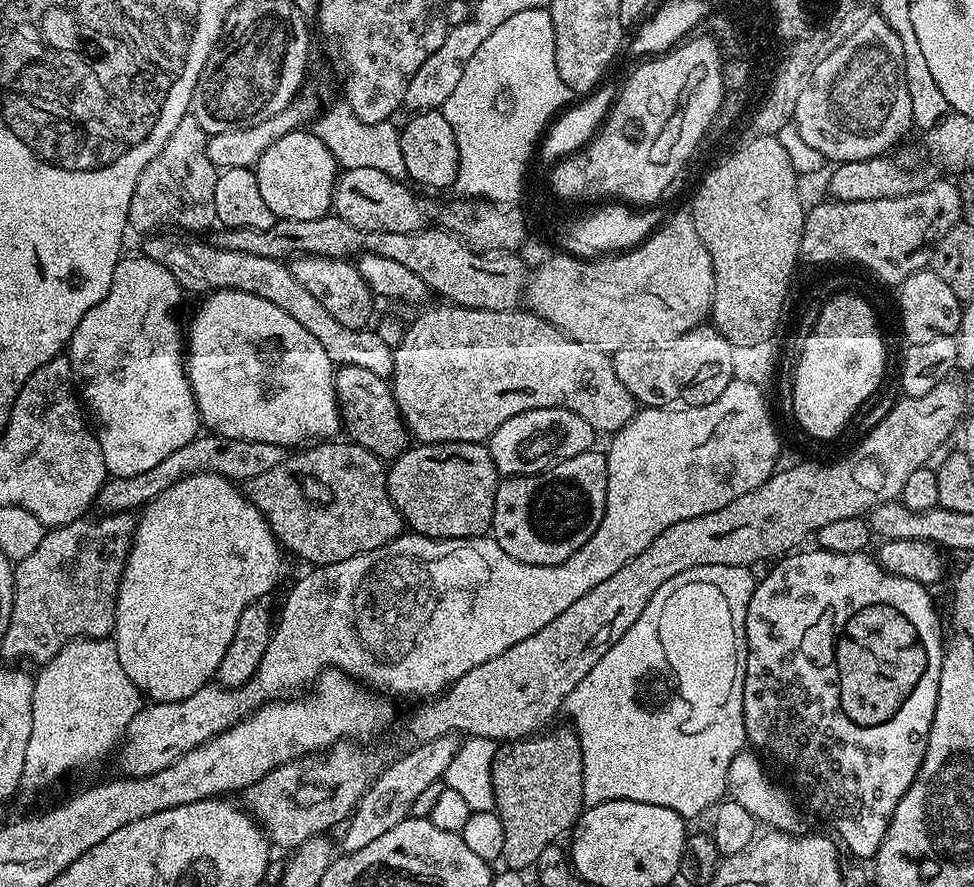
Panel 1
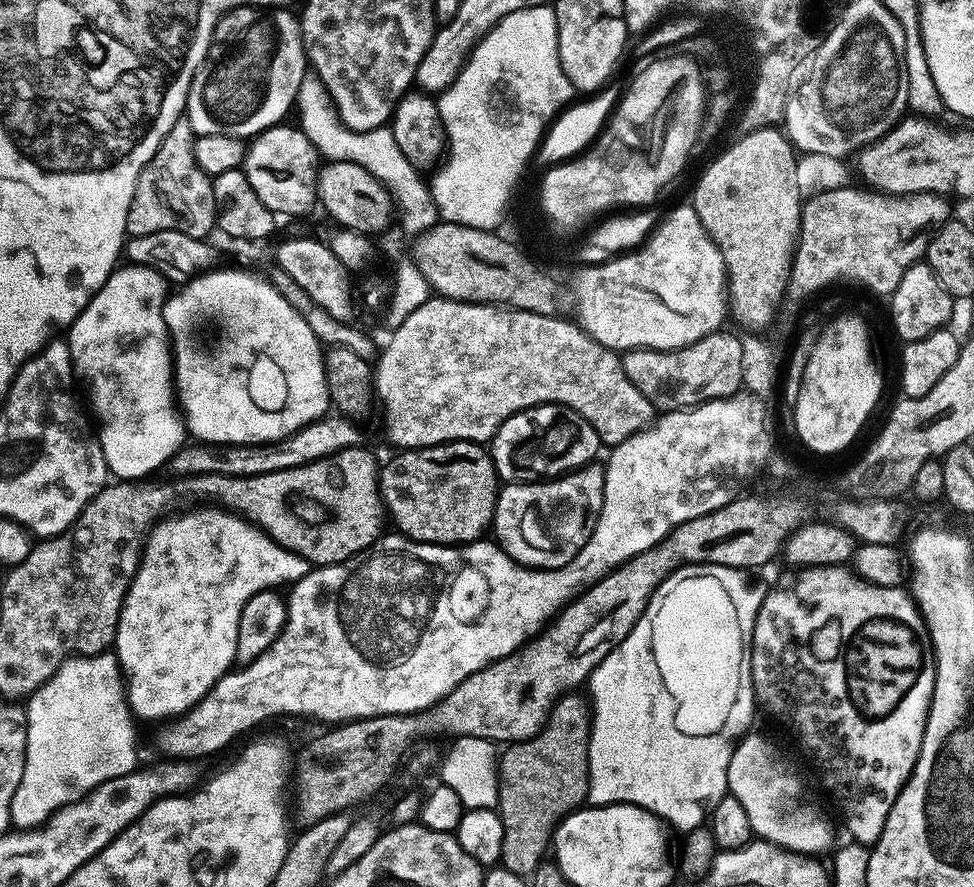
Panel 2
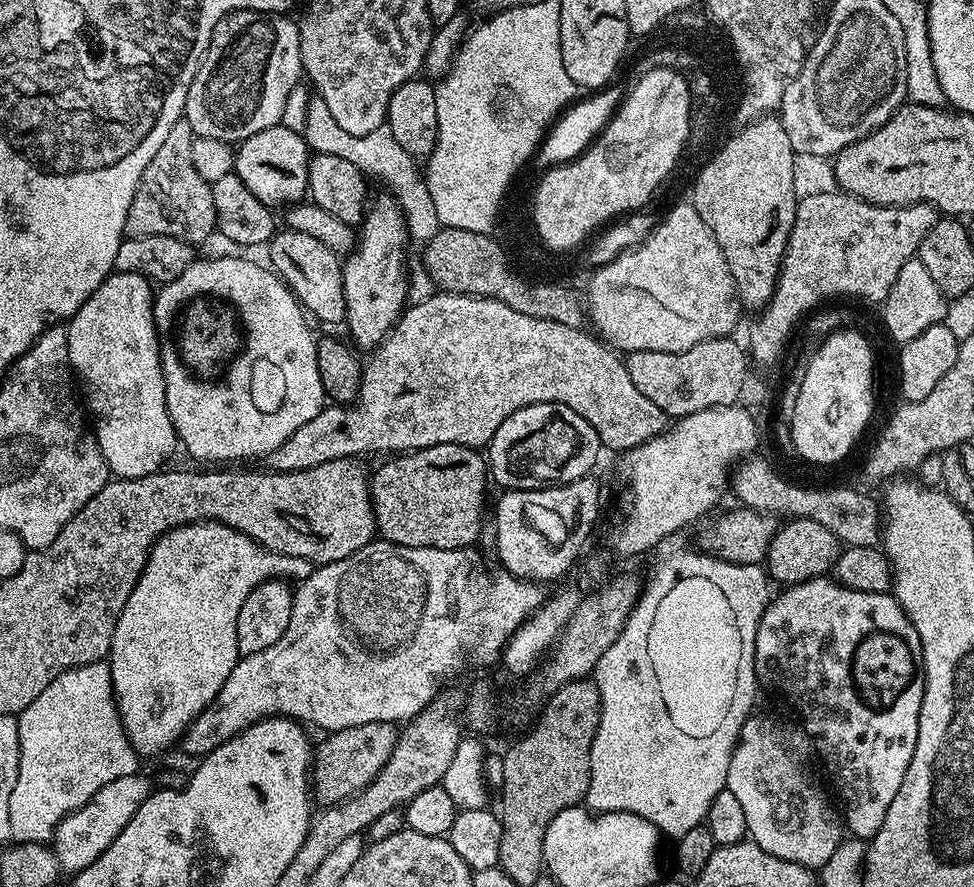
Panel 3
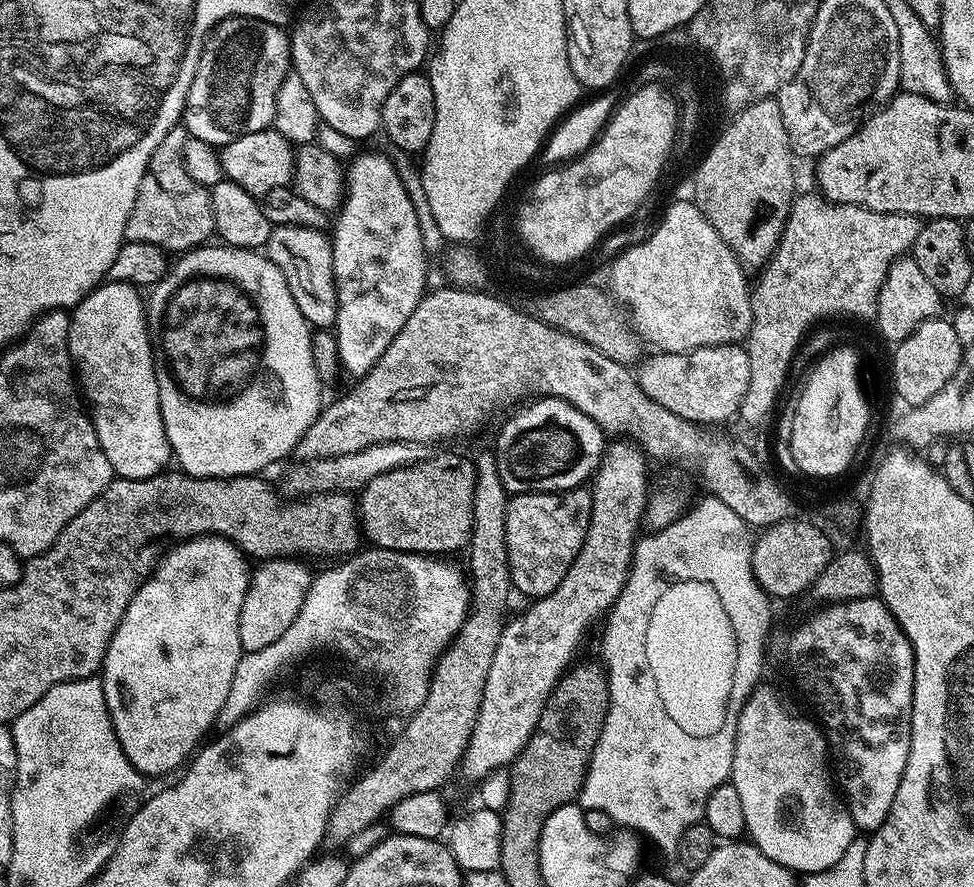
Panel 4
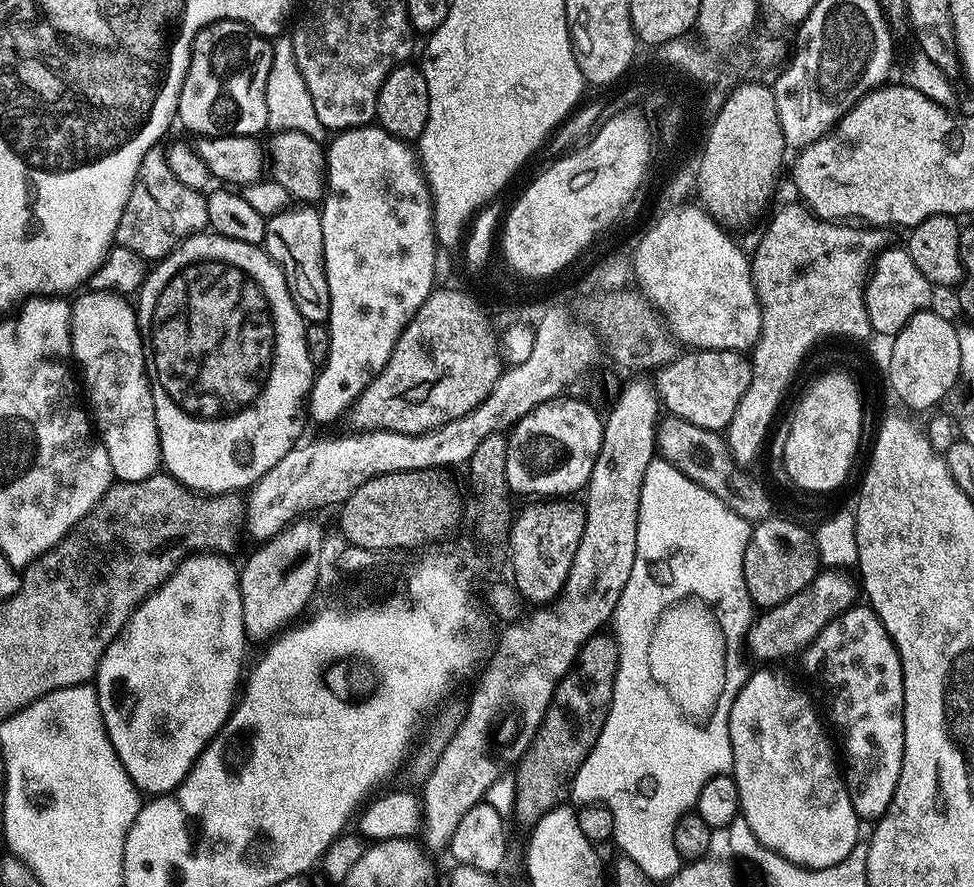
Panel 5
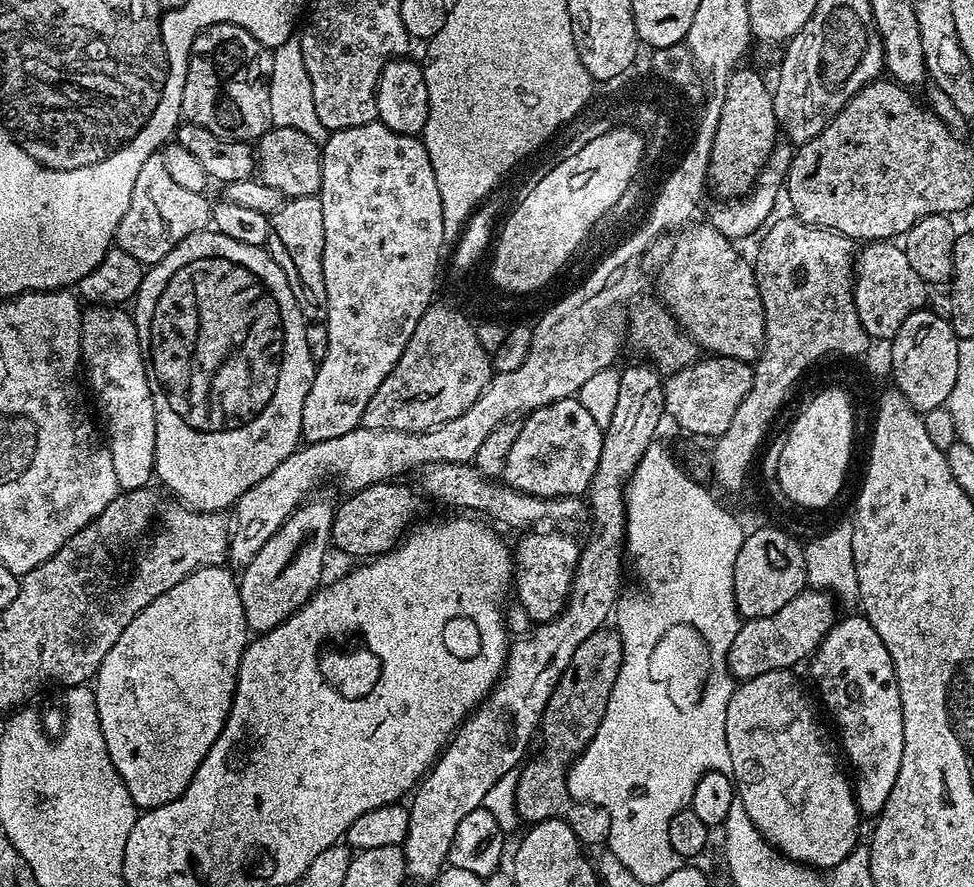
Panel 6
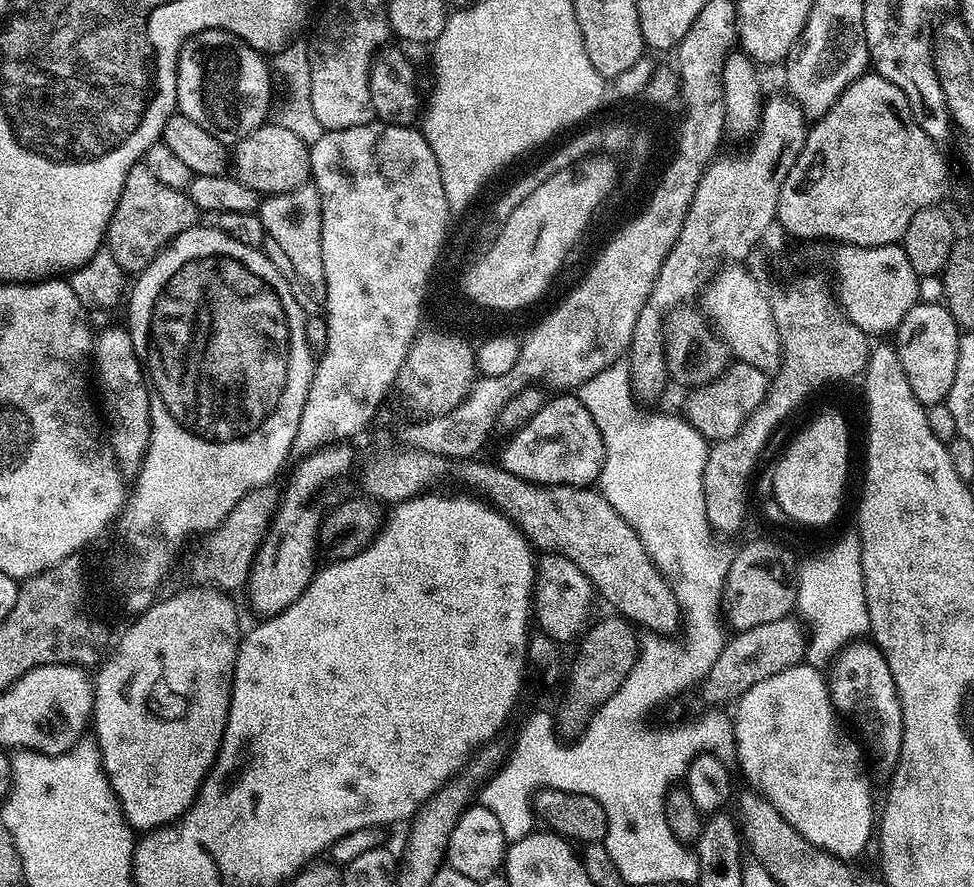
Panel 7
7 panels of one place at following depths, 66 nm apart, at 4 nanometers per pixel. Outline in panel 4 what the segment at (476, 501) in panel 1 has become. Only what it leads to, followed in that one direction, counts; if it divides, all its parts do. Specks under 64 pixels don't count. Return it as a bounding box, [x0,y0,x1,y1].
[358,452,476,554]

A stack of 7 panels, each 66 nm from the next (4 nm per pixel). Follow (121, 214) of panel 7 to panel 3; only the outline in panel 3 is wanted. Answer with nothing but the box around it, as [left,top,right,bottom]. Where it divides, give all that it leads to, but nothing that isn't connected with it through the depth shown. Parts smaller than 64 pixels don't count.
[124,118,216,246]

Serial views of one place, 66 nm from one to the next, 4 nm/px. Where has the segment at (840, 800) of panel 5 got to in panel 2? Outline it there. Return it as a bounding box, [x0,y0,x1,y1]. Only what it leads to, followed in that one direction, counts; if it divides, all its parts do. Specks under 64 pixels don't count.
[728,734,832,854]

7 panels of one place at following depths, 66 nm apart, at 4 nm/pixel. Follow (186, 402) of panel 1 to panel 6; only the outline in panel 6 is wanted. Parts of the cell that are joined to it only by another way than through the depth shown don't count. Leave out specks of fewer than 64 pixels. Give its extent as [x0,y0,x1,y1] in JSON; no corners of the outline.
[80,306,156,489]

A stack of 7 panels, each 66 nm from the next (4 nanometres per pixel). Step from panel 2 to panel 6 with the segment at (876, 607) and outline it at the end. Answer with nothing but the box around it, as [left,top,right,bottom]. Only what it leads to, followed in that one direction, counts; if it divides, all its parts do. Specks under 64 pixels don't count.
[811,614,904,818]

